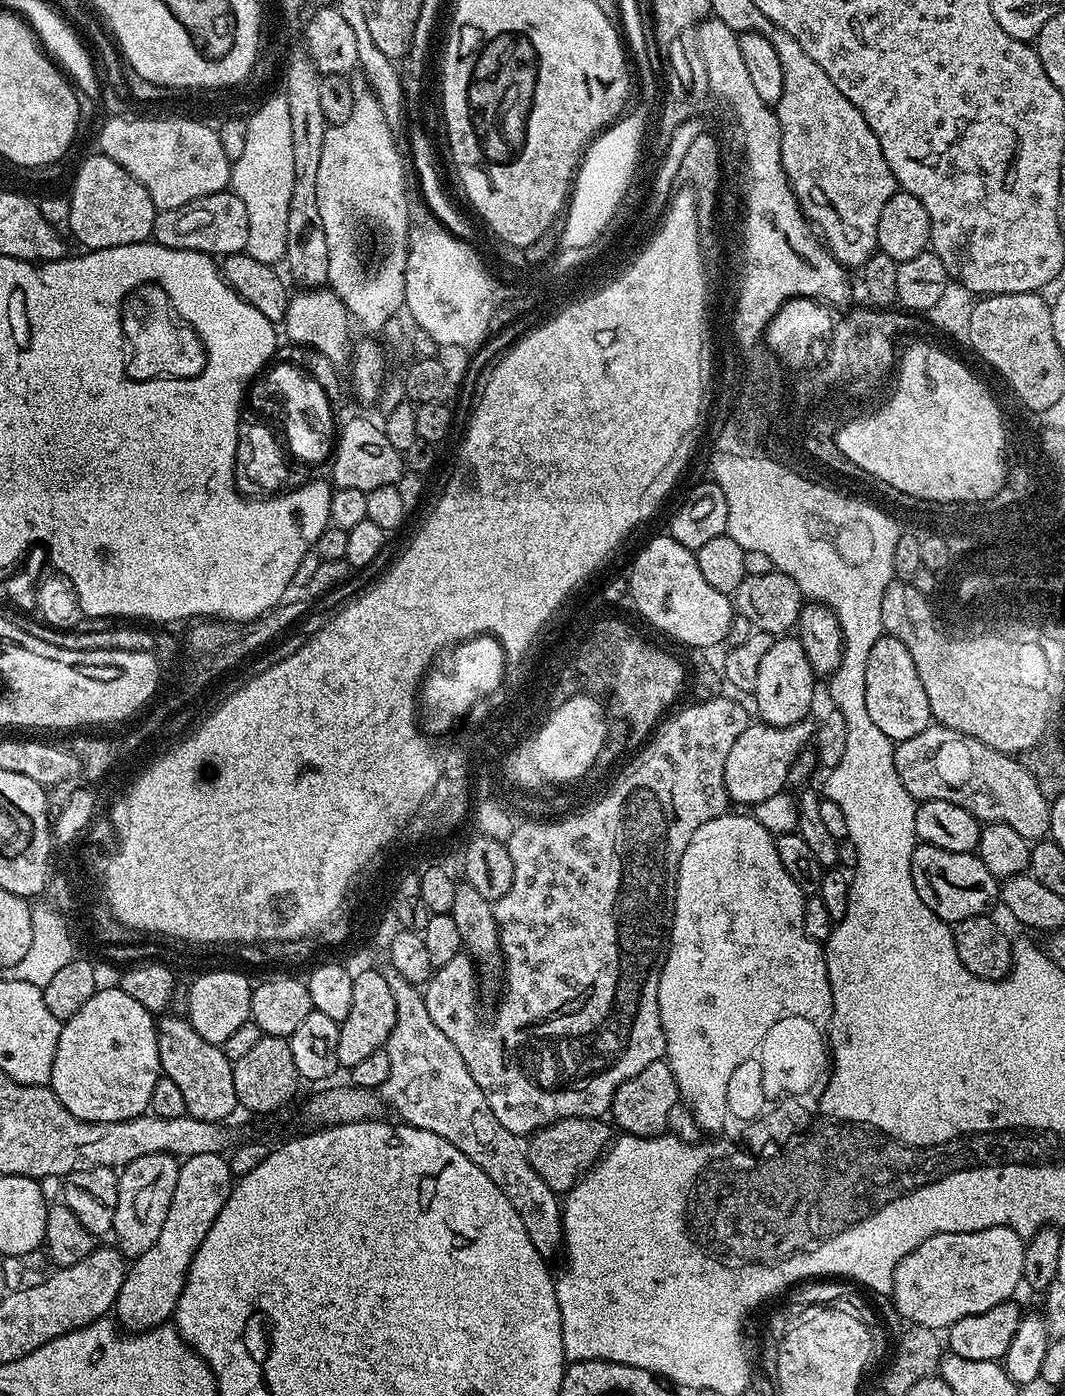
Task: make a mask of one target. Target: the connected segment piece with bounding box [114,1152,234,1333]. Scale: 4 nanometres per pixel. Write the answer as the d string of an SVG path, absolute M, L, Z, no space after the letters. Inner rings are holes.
M221 1153L194 1154L179 1167L177 1185L157 1241L131 1261L124 1273L120 1293L116 1295L115 1319L119 1327L129 1333L156 1328L175 1313L176 1303L184 1289L184 1277L192 1264L192 1255L196 1253L202 1238L206 1238L214 1218L218 1218L226 1198L232 1192L234 1177L229 1161Z

